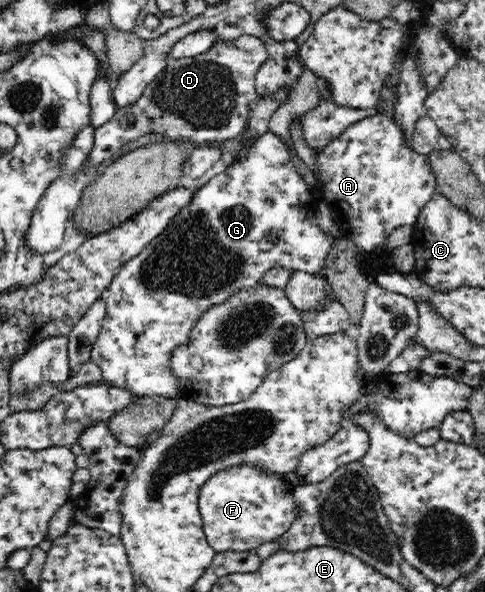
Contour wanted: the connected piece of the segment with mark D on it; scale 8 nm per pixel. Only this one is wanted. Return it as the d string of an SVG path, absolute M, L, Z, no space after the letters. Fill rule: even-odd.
M242 35L229 41L218 41L208 52L198 56L181 59L170 58L156 78L146 85L142 96L132 104L115 110L115 115L106 124L94 130L94 148L88 156L90 164L84 167L91 169L104 161L110 160L124 144L138 140L145 134L163 134L166 139L178 142L181 145L197 142L223 142L238 138L245 131L250 112L249 104L258 100L256 92L255 76L258 68L264 64L268 56L266 43L262 39L252 35Z

